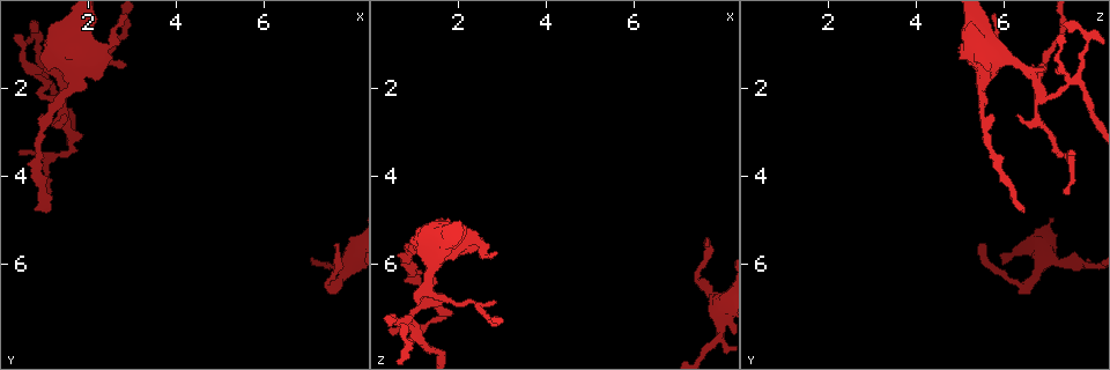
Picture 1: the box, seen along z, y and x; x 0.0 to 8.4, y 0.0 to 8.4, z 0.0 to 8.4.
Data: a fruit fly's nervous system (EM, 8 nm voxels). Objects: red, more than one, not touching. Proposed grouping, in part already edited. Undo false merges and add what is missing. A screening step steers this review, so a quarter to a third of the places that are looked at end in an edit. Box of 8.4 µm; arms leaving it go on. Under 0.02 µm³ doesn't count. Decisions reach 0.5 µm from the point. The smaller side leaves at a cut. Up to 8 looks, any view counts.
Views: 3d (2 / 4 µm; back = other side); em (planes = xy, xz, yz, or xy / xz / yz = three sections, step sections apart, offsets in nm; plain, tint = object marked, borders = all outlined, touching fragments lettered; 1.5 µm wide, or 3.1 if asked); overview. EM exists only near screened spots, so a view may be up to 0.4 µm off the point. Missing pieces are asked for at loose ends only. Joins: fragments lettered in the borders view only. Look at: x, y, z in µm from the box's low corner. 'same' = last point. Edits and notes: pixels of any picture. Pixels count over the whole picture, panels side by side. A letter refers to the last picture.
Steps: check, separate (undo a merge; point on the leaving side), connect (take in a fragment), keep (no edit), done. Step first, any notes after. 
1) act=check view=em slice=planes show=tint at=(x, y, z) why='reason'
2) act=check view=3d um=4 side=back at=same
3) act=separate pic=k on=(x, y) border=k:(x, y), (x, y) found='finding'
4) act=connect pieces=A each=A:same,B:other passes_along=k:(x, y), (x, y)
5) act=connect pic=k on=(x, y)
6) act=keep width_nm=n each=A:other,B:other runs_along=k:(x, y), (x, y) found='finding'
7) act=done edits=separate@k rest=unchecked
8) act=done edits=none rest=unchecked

act=check view=3d um=4 at=(7.70, 6.40, 6.60) why='calibre changes'

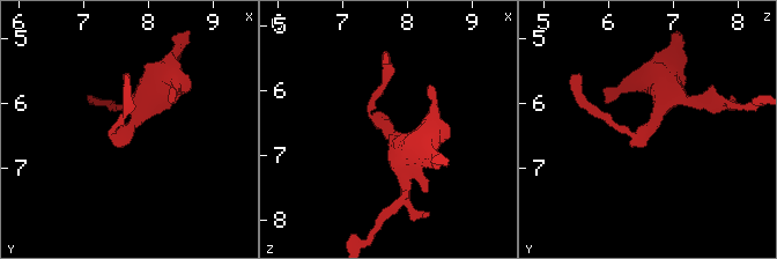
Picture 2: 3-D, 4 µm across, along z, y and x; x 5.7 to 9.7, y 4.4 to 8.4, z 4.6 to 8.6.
act=check view=em slice=planes show=borders at=(7.70, 6.35, 6.65)

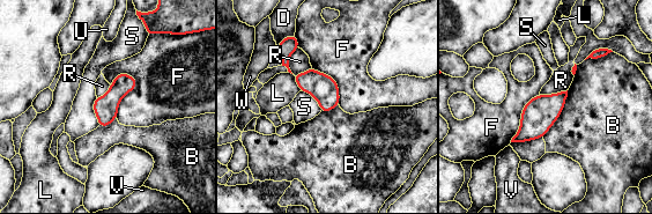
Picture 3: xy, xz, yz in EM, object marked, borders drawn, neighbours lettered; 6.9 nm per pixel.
act=keep each=B:other,D:other,F:other,L:other,R:other,S:other,U:other,V:other,W:other border=3:(298, 48), (289, 60), (293, 74) found='one neuron here'

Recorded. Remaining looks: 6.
act=check view=3d um=4 at=(1.40, 2.60, 6.35)

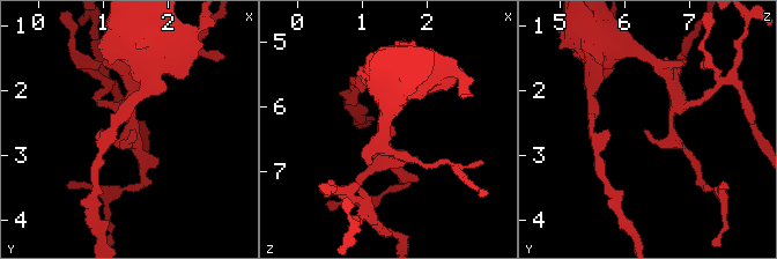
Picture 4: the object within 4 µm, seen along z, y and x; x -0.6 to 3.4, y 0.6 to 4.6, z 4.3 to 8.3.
act=check view=em slice=xz step=8 show=borders at=(1.45, 2.65, 6.35) why='now the EM'

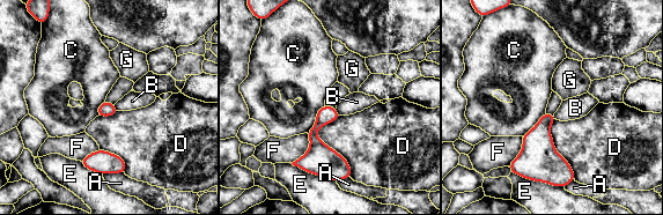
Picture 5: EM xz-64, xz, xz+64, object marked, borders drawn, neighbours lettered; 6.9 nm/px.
act=check view=em slice=planes show=borders at=same

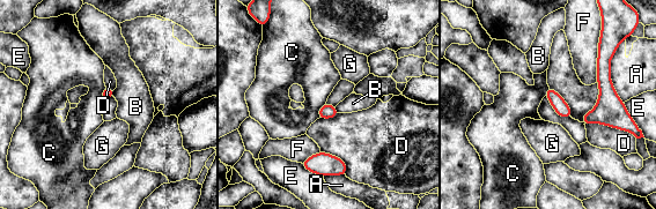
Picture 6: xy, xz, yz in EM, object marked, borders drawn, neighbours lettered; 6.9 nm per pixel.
act=keep each=A:other,B:other,C:other,D:other,E:other,F:other,G:other border=6:(597, 83), (598, 99), (581, 121) found='no lettered fragment goes on from it'

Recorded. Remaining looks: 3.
act=check view=em slice=xy step=8 show=borders at=(0.70, 0.60, 7.30) why='branch stops here'

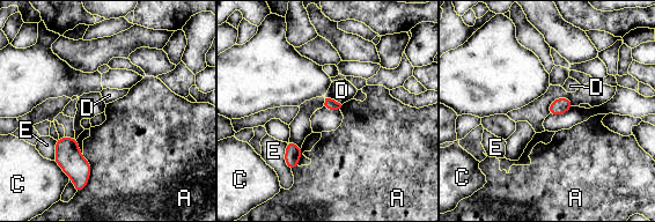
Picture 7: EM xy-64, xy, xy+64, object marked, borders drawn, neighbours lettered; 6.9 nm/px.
act=keep each=A:other,C:other,D:other,E:other border=7:(81, 155), (90, 165), (83, 189) found='none of them fits'

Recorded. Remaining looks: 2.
act=done edits=none rest=unchecked

